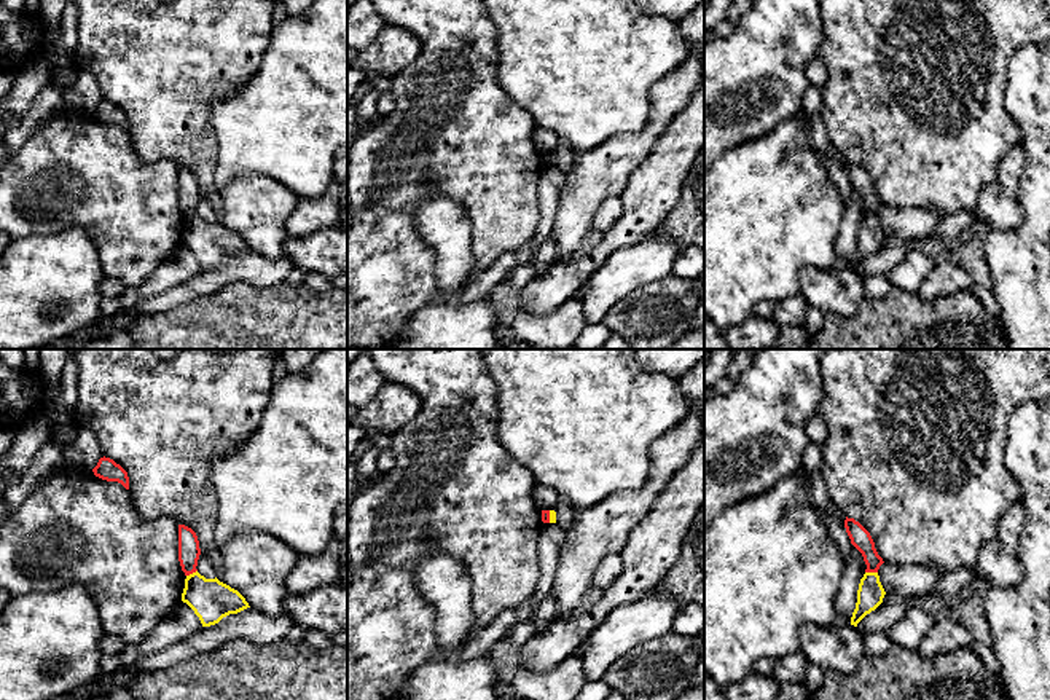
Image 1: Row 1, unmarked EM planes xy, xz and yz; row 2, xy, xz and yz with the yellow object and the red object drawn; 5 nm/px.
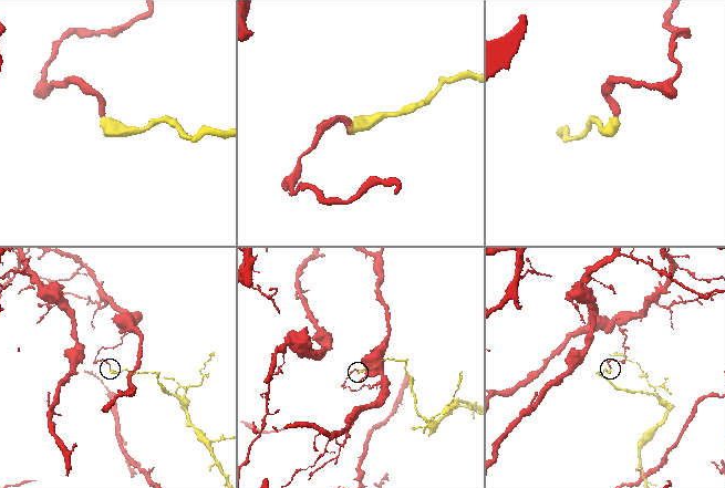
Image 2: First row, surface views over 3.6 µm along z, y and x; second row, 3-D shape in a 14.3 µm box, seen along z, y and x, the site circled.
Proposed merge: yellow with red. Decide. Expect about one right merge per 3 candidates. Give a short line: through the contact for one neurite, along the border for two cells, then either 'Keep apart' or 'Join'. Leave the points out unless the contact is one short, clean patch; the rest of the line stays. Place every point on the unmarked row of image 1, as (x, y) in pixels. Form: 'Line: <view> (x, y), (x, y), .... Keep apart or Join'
Line: yz (865, 214), (877, 216). Keep apart

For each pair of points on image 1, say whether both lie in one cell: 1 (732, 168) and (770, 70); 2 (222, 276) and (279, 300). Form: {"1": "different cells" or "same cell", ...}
{"1": "different cells", "2": "different cells"}

